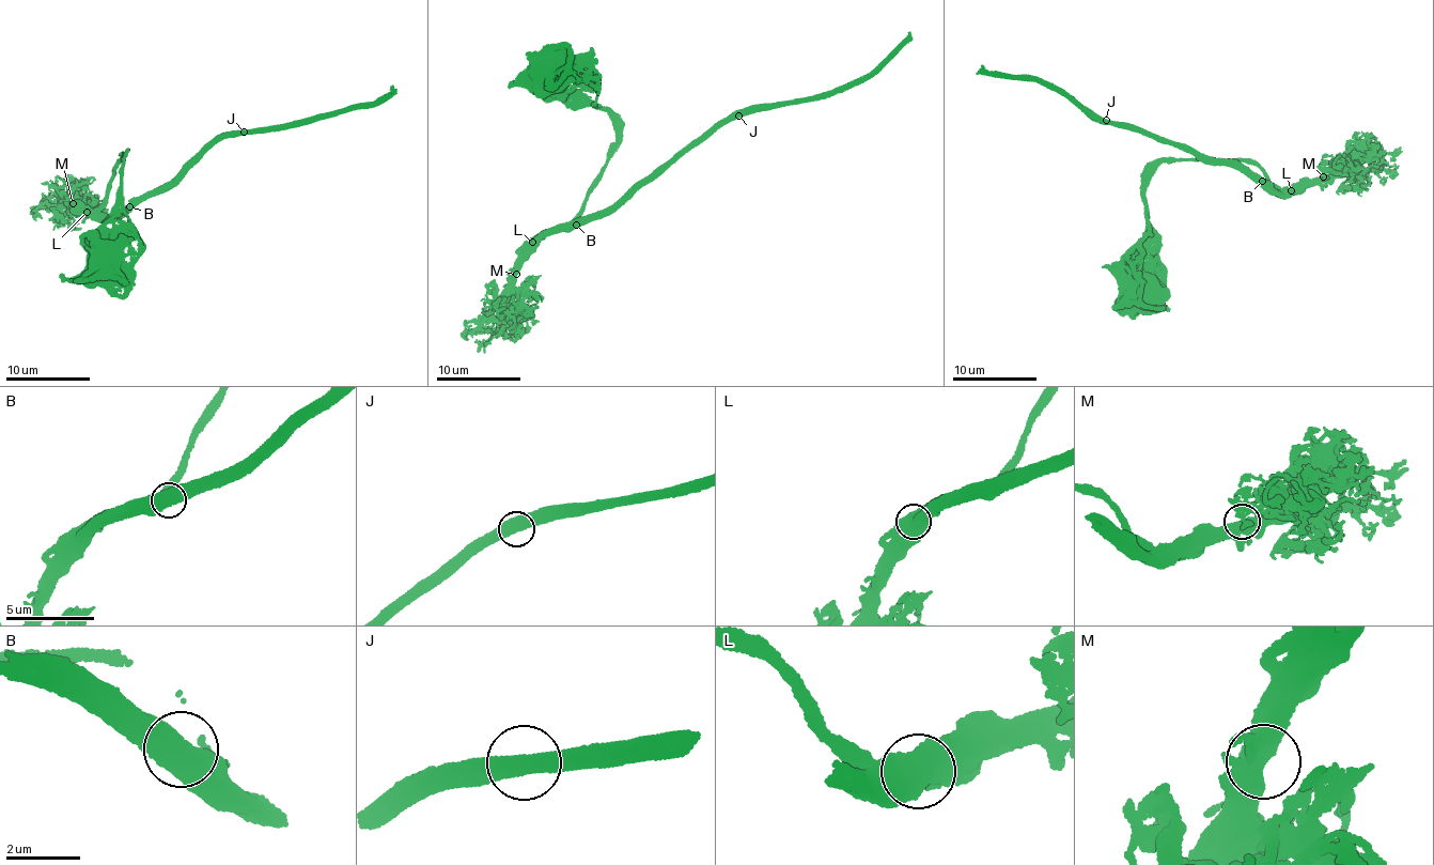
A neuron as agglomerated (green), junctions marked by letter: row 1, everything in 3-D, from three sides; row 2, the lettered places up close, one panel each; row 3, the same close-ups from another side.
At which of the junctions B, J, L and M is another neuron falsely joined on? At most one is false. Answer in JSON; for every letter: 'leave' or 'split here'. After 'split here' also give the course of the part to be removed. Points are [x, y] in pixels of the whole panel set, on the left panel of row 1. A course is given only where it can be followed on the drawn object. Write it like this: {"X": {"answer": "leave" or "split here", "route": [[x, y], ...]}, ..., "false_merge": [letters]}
{"B": {"answer": "leave"}, "J": {"answer": "leave"}, "L": {"answer": "leave"}, "M": {"answer": "leave"}, "false_merge": []}

